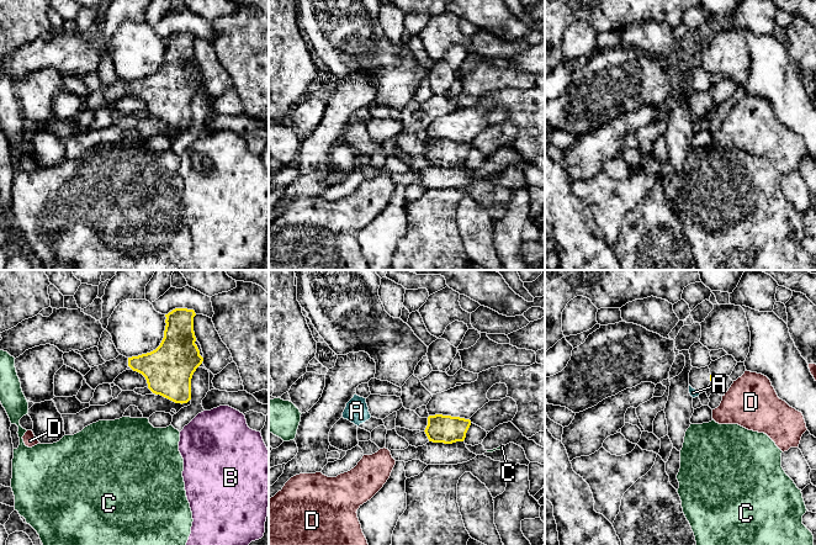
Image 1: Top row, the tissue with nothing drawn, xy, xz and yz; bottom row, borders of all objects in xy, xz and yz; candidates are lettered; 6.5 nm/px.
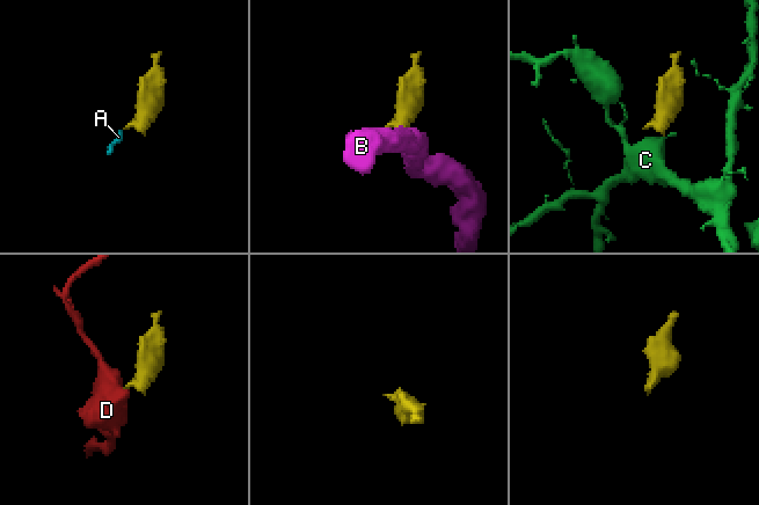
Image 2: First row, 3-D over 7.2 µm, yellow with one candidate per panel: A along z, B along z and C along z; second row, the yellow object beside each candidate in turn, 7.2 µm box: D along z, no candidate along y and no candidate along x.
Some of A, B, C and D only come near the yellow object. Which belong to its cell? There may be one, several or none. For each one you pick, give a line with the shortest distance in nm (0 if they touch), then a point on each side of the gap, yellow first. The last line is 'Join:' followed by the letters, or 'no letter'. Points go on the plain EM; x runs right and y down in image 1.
A: Distance 360 nm. Across: xz (424, 154), (370, 141)
Join: A

